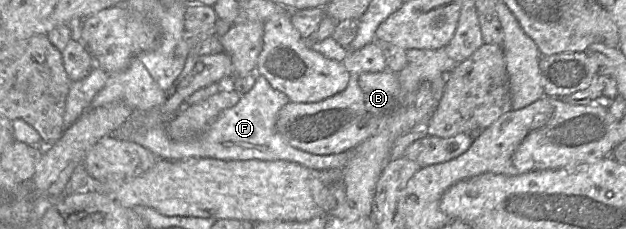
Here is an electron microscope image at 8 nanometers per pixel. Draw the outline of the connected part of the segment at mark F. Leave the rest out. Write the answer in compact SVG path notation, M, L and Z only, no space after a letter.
M257 75L253 88L242 95L238 103L223 110L211 125L200 135L185 141L171 139L164 126L144 130L118 128L119 139L131 140L152 151L158 158L179 160L189 157L222 160L284 160L314 170L342 169L350 159L350 153L316 155L291 146L277 131L276 119L279 110L289 102L288 97L274 89L267 79Z

